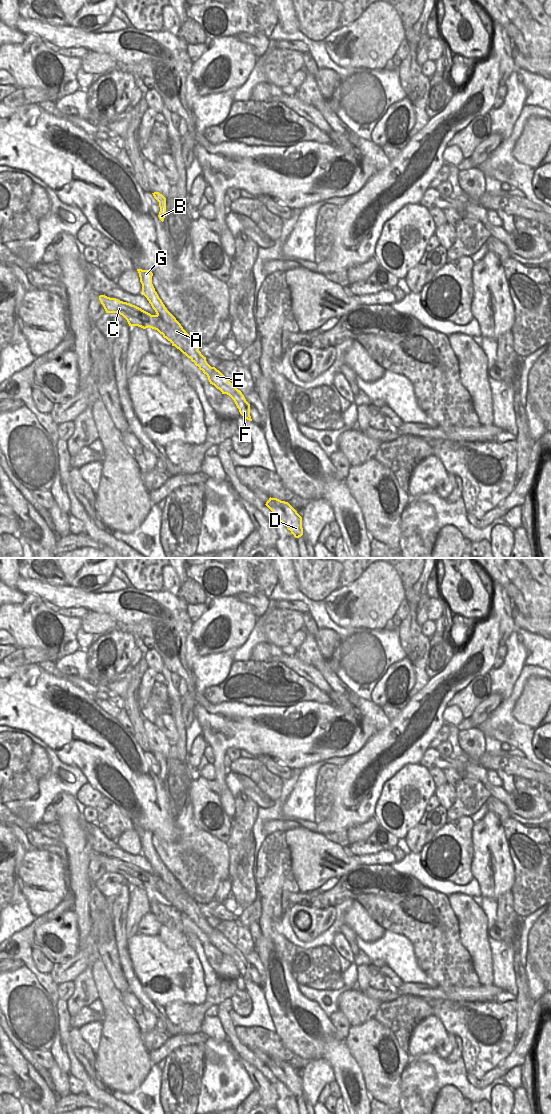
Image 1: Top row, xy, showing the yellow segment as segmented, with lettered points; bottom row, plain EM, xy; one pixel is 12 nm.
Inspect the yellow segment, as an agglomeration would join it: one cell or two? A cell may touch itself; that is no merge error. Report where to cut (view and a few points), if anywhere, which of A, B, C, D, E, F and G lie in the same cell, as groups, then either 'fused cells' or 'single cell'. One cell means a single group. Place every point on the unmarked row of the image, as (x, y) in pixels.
xy (168, 884), (151, 887) | A B D E F G / C | fused cells

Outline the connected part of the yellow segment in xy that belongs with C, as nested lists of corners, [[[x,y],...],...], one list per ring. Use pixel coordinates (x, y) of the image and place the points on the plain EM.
[[[100,855],[99,860],[106,873],[118,873],[128,882],[129,886],[138,886],[143,889],[168,886],[158,875],[151,875],[141,868],[116,858]]]

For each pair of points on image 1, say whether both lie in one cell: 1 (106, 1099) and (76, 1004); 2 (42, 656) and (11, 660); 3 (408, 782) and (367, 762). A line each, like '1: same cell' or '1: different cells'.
1: different cells
2: same cell
3: different cells

